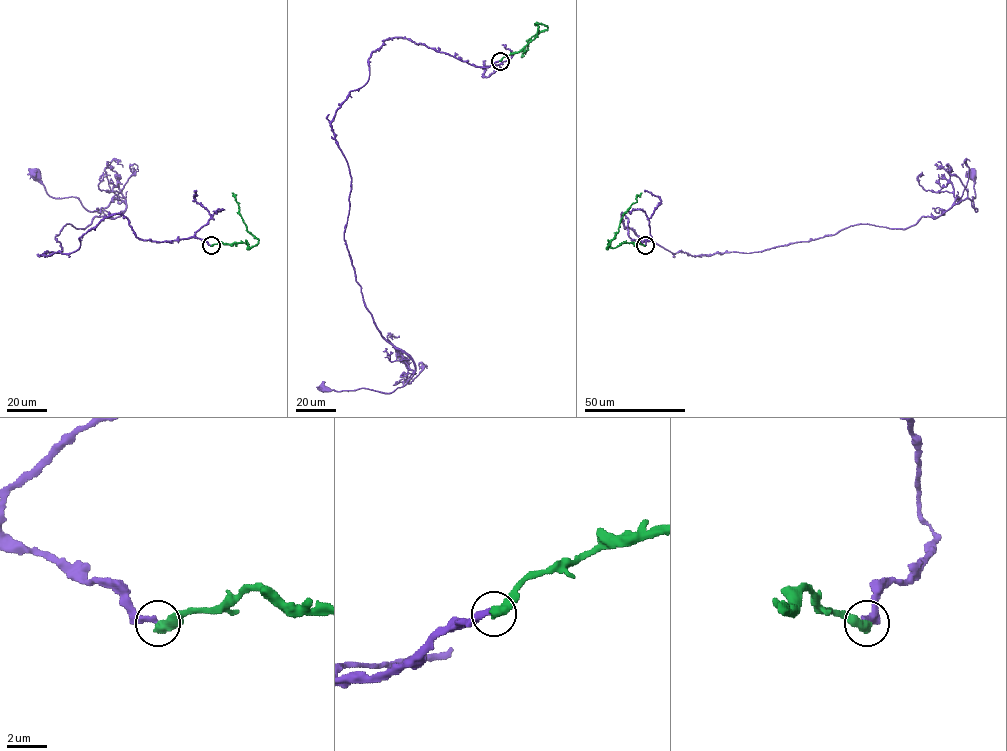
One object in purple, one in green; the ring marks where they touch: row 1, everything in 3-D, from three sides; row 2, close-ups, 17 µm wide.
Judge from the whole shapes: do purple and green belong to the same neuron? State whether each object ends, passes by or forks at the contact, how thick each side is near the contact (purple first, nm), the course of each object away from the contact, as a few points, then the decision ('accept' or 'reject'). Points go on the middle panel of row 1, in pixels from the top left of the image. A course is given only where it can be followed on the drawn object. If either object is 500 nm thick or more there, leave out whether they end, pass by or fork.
280 nm thick on the purple side, 500 nm on the other; purple runs (500, 60), (478, 67), (386, 39), (335, 112), (356, 282), (415, 370), (391, 392), (323, 389); green runs (500, 60), (519, 52), (533, 39), (538, 23), (545, 25), (547, 29), (529, 40), (526, 51), (520, 56); reject

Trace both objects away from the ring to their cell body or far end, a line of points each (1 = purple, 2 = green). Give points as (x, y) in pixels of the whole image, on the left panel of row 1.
1: (211, 245), (139, 239), (118, 214), (41, 255), (62, 251), (66, 224), (126, 205), (87, 210), (34, 173)
2: (211, 245), (244, 242), (249, 248), (257, 243), (258, 239), (247, 231), (231, 192)

